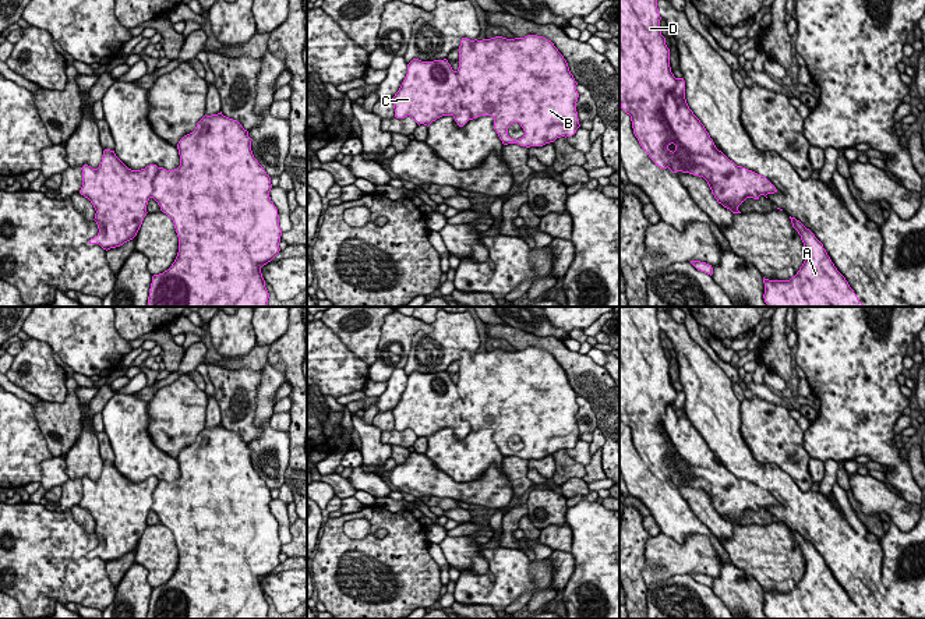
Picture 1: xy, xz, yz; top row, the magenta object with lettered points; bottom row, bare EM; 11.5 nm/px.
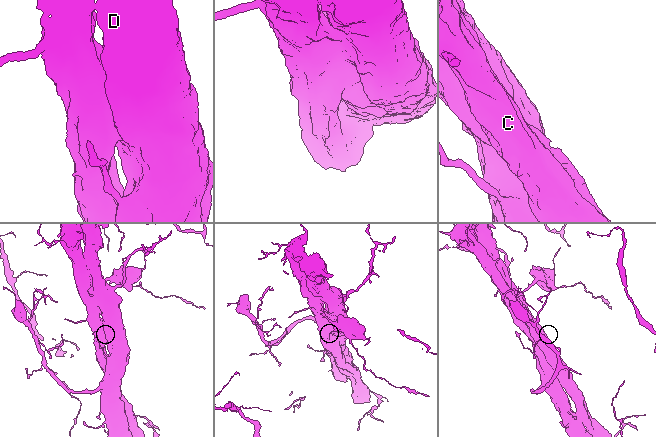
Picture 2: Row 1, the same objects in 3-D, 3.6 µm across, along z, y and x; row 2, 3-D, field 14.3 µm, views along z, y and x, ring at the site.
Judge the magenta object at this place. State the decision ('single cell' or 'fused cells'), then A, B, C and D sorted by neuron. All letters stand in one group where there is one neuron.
fused cells; A C / B D

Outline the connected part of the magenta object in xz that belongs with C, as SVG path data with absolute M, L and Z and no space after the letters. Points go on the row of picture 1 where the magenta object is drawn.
M413 59L407 74L392 98L395 117L410 116L419 125L430 125L442 116L452 116L459 127L469 119L460 116L463 88L446 59L421 61Z

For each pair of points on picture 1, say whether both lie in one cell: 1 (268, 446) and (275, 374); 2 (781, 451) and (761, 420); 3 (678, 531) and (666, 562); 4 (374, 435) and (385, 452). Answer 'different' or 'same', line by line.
1: same
2: same
3: different
4: same

